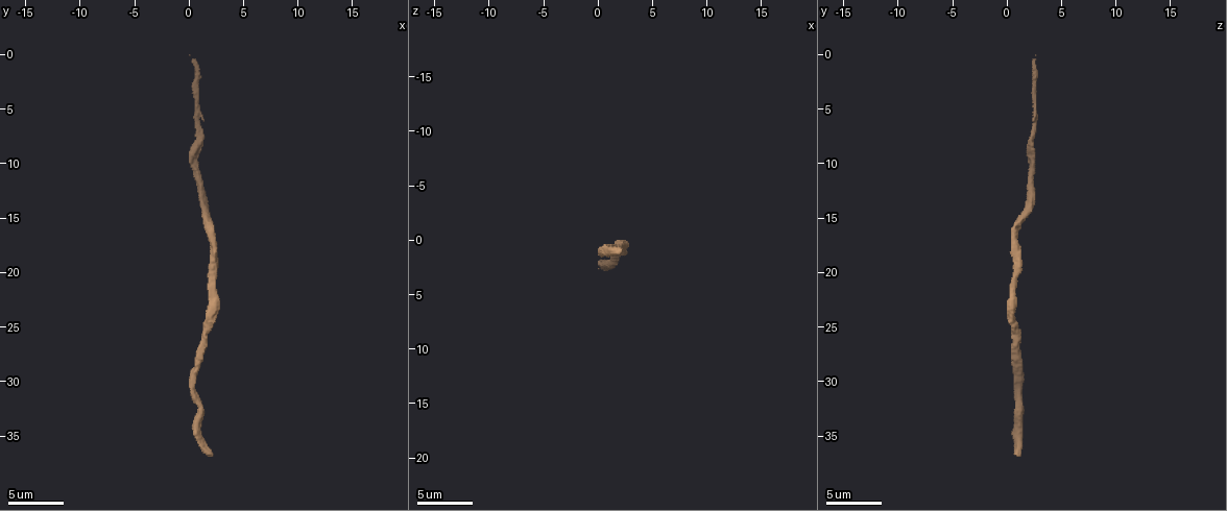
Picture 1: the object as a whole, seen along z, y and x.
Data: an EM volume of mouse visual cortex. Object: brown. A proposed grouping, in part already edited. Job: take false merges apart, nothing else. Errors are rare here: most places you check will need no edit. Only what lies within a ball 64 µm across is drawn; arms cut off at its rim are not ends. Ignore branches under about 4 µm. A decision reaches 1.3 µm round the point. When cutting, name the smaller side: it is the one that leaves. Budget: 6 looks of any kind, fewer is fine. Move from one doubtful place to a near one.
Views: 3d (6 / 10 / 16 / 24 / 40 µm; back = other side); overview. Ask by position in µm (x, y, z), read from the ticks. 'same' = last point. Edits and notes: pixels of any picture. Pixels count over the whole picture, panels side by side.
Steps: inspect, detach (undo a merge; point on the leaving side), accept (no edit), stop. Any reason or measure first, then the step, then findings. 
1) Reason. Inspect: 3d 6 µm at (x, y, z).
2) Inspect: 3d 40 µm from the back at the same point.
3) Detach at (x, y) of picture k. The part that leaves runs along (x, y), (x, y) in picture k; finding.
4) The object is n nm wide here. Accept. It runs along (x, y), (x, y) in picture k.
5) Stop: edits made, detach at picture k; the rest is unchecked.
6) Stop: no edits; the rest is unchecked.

Thick turns thin. Inspect: 3d 10 µm at (1.0, 6.8, 2.4).

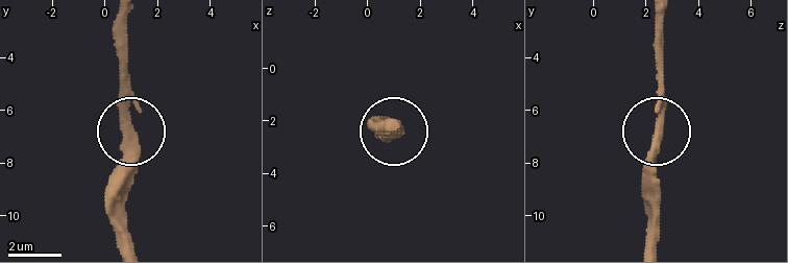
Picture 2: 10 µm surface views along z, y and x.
Accept. It runs along (647, 242), (661, 42) in picture 2; one neuron here.

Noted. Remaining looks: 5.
Inspect: 3d 16 µm at (0.8, 2.2, 2.6).

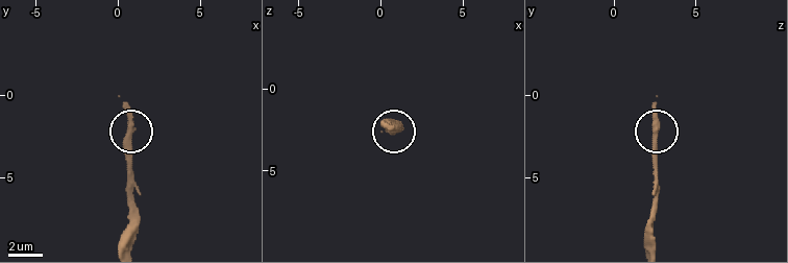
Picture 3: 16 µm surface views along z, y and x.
Zoom in. Inspect: 3d 6 µm at (0.6, 2.2, 2.7).

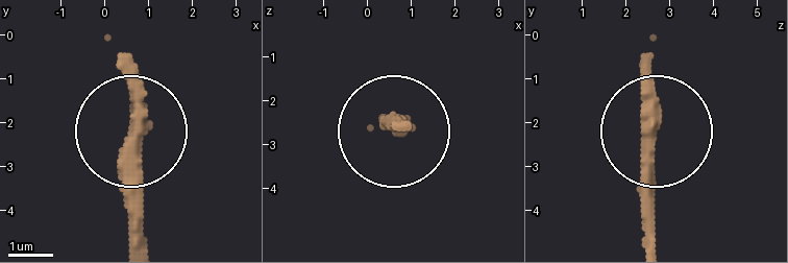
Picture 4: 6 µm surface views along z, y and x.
Accept. It runs along (127, 237), (127, 139) in picture 4; continuous, no second neuron.

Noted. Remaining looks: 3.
Inspect: 3d 10 µm at (2.6, 18.6, 1.2).

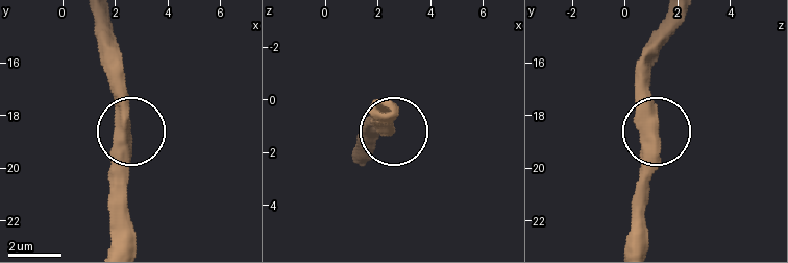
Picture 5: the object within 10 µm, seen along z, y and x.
Accept. All the same neuron.

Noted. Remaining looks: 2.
Stop: no edits; the rest is unchecked.

